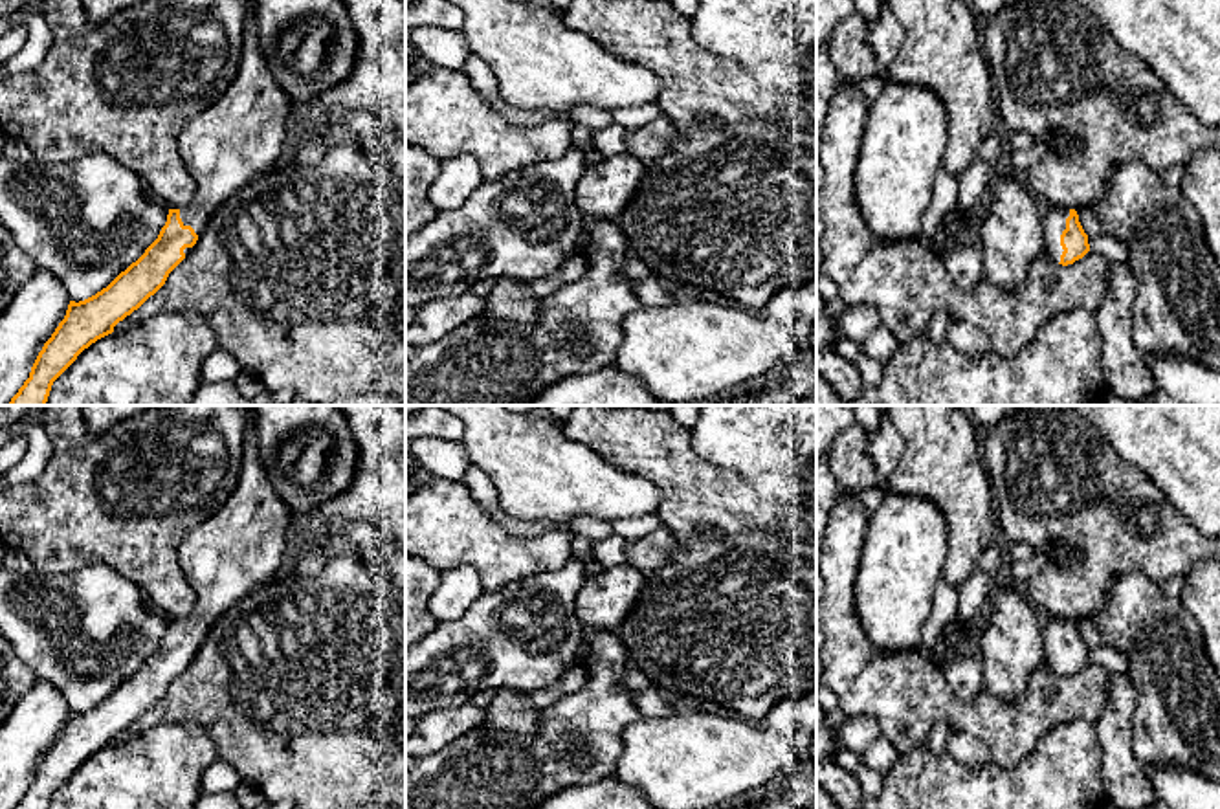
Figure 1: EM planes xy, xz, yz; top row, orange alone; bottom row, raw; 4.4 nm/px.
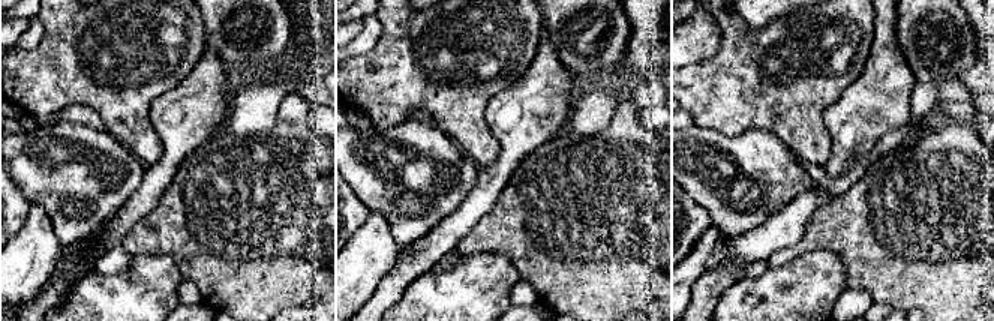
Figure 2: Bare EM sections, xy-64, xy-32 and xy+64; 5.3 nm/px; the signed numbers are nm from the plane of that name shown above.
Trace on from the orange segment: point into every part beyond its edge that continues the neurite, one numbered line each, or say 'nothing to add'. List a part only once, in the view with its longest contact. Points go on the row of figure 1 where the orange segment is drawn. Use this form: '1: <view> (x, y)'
1: yz (1053, 217)

